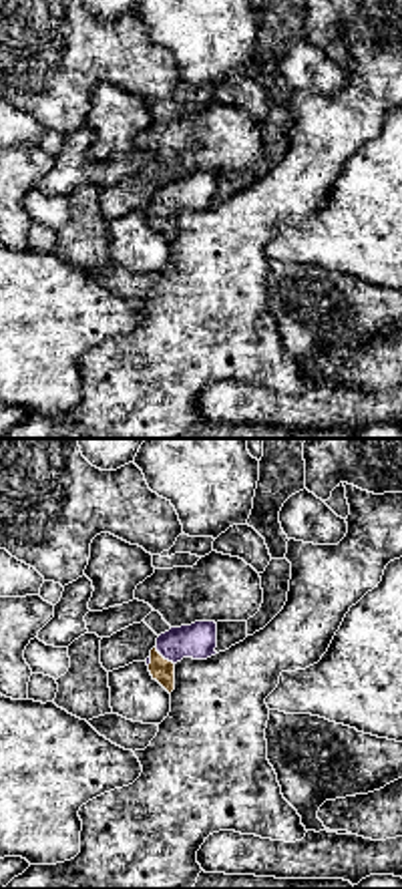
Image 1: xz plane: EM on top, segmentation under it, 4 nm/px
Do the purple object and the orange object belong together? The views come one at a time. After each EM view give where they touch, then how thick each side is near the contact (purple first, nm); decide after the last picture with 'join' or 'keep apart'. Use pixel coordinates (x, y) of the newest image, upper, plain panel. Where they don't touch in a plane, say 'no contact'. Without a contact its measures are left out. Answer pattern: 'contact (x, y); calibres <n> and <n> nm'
contact (163, 206); calibres 140 and 90 nm

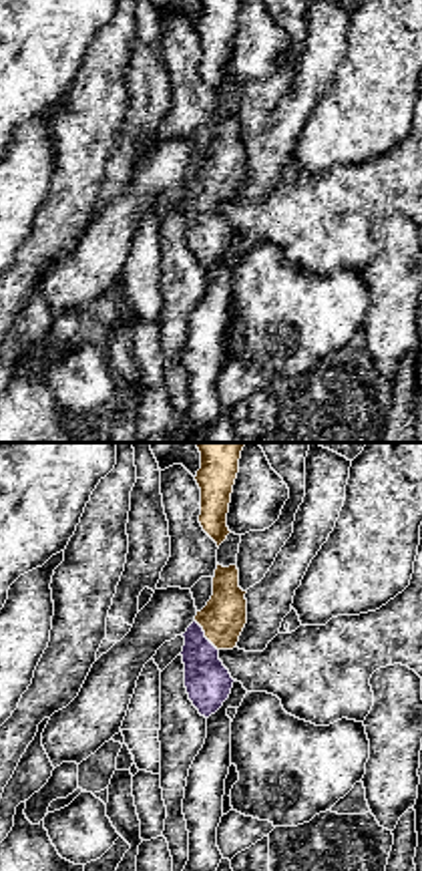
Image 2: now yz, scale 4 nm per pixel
contact (203, 186); calibres 180 and 180 nm

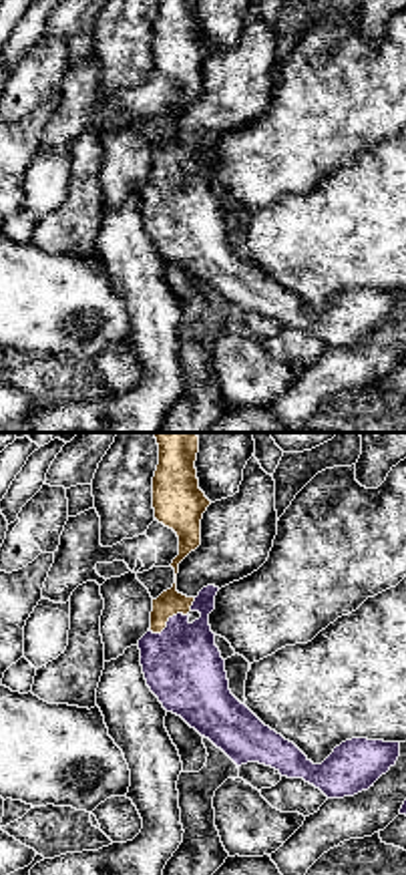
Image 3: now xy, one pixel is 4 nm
contact (173, 165); calibres 320 and 100 nm

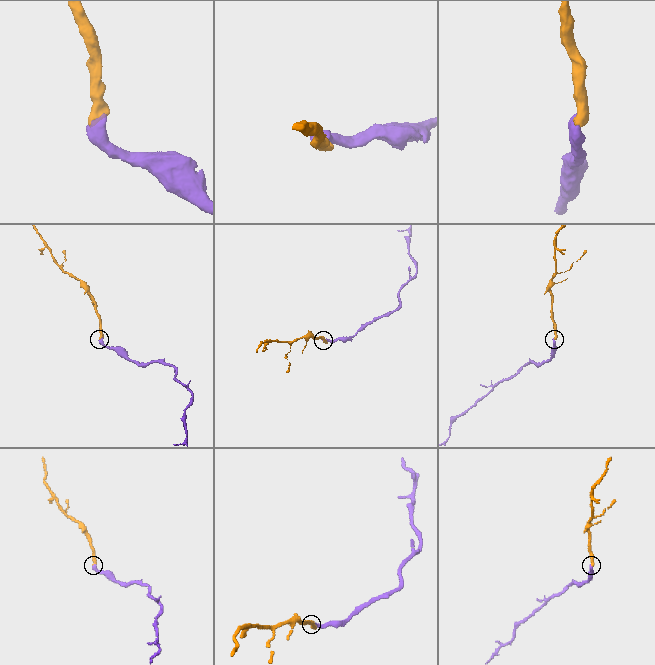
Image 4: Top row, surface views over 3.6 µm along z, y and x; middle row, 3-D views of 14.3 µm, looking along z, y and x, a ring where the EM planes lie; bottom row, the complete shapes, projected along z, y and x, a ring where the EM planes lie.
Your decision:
join

